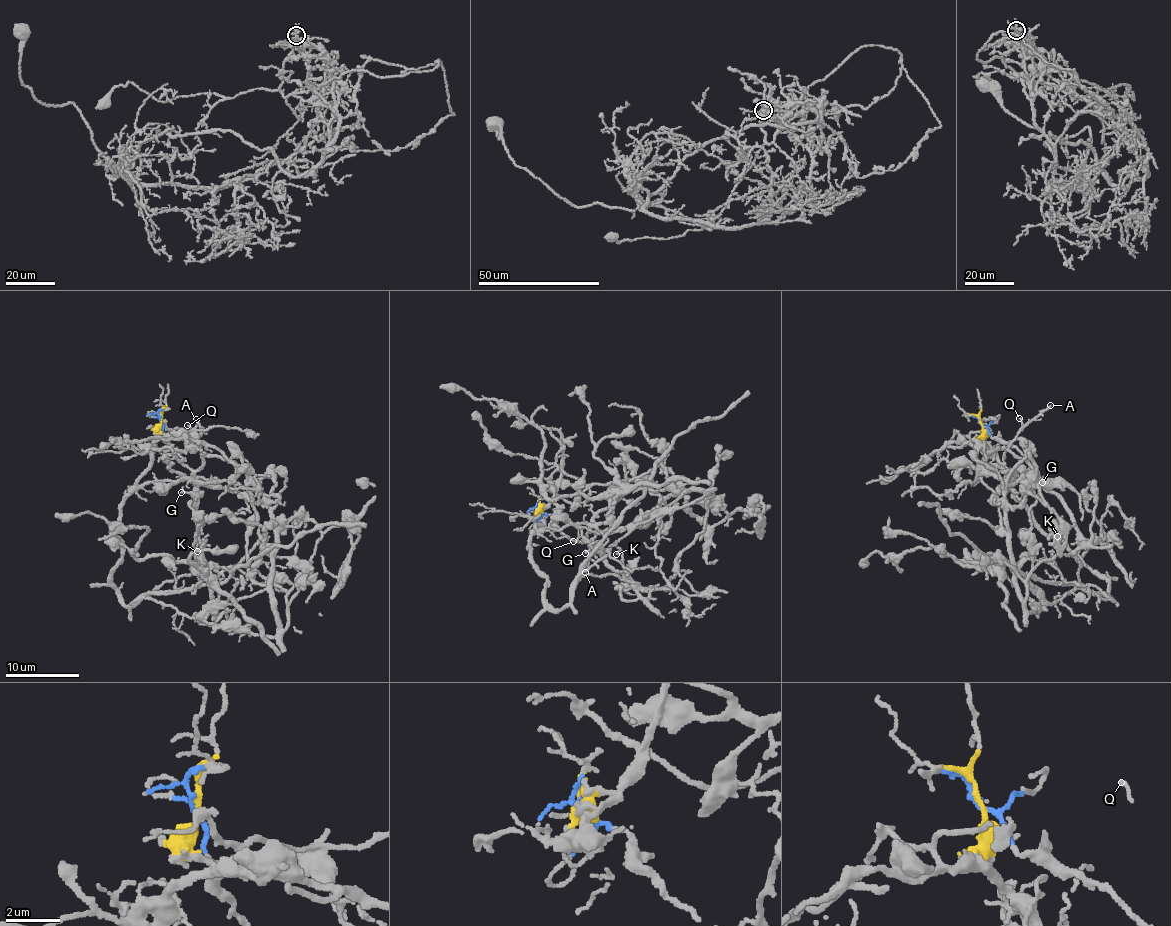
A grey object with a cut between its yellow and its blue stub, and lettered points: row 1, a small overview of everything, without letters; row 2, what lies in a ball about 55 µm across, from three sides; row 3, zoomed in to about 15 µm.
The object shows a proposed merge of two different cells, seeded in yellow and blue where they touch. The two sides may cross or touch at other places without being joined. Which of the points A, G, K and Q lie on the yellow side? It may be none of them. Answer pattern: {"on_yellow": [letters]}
{"on_yellow": []}

